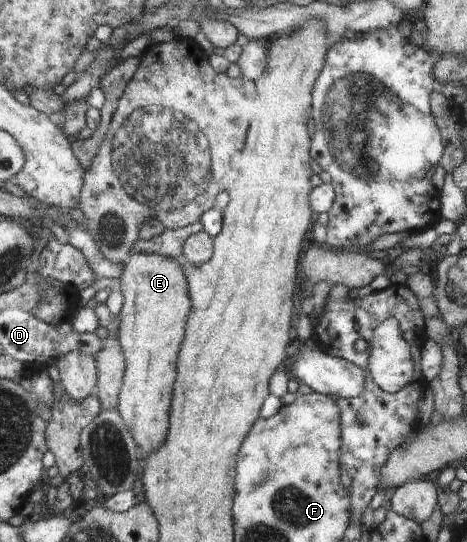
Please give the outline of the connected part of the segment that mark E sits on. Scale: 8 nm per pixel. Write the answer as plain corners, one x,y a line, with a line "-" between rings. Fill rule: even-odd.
130,252
120,277
123,307
119,312
119,341
126,369
119,391
118,410
135,445
149,457
167,437
167,417
171,391
177,377
177,359
181,349
191,300
183,266
175,259
155,253

